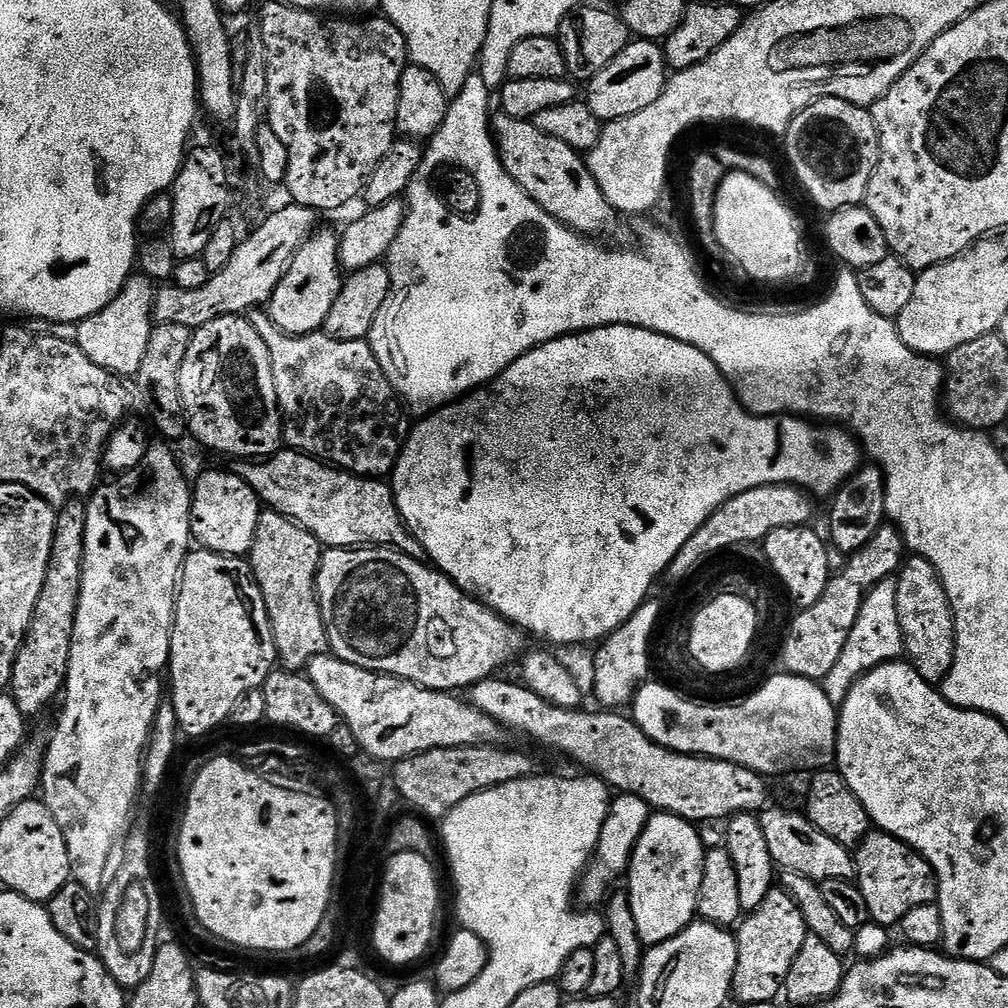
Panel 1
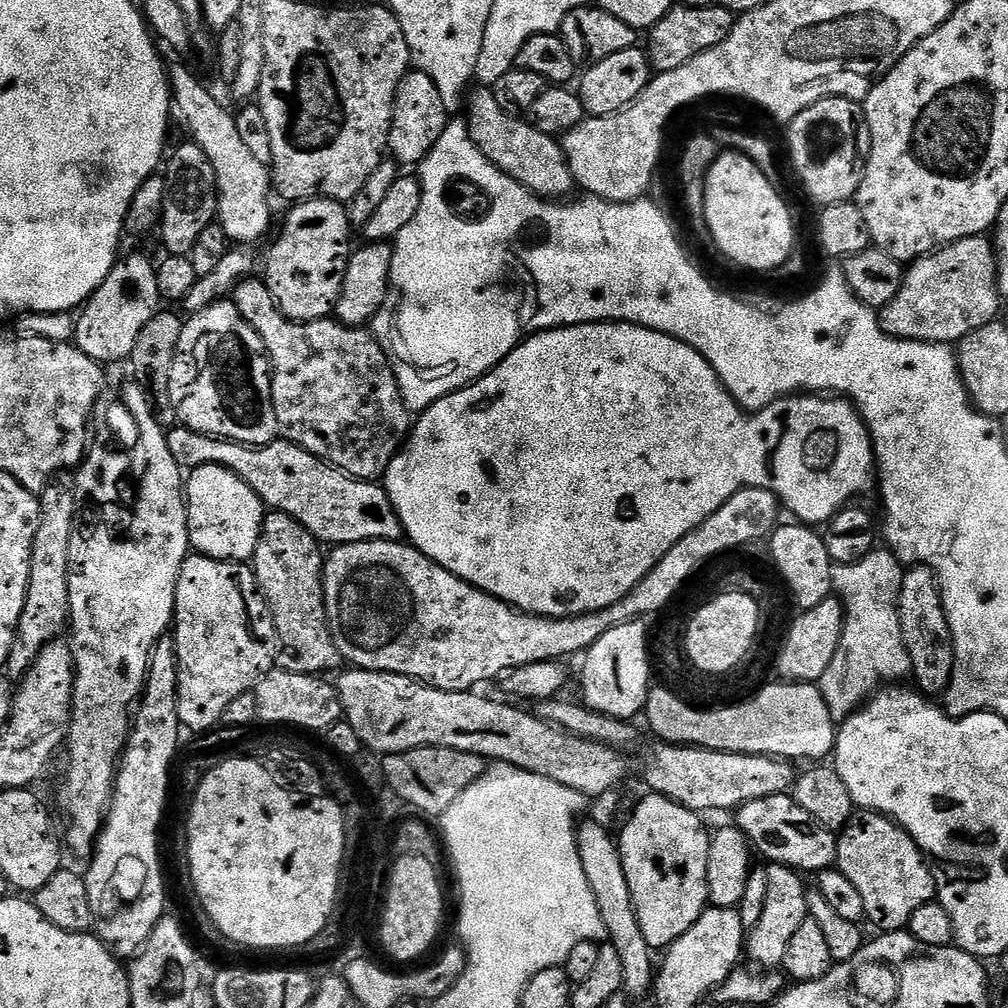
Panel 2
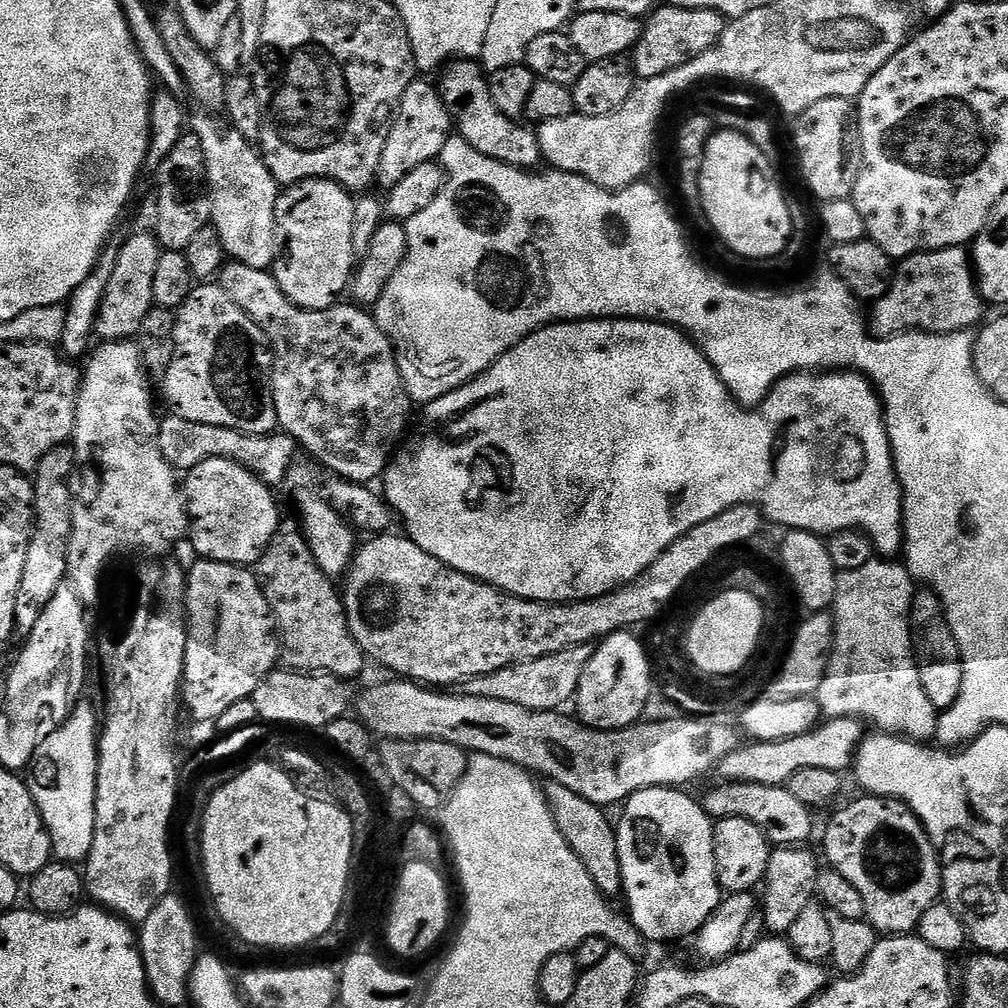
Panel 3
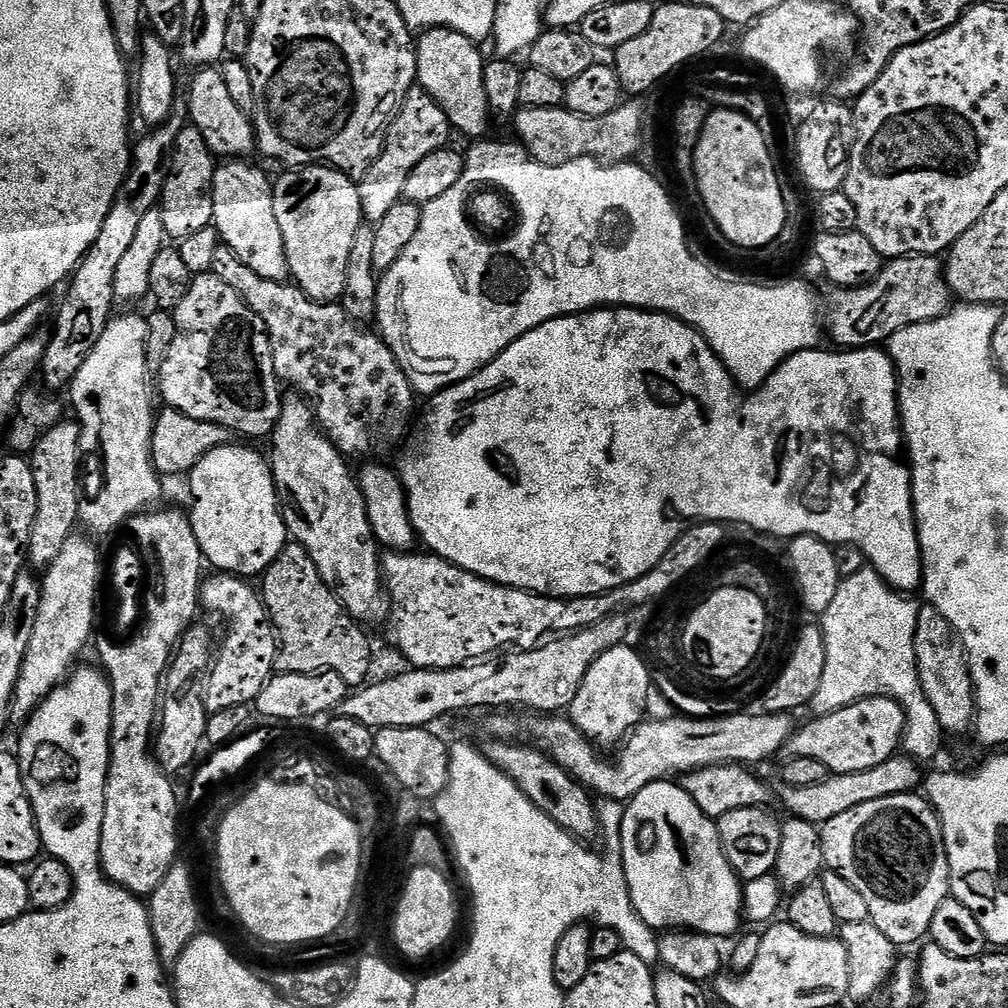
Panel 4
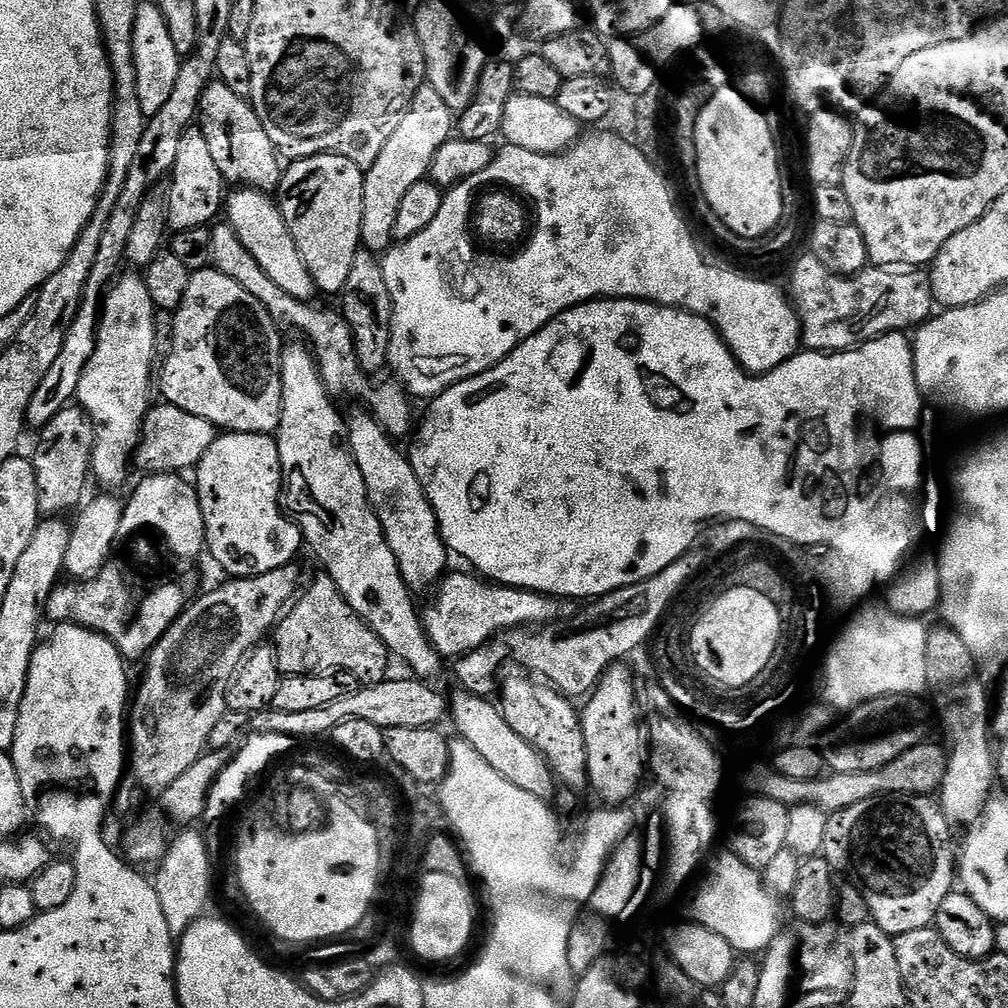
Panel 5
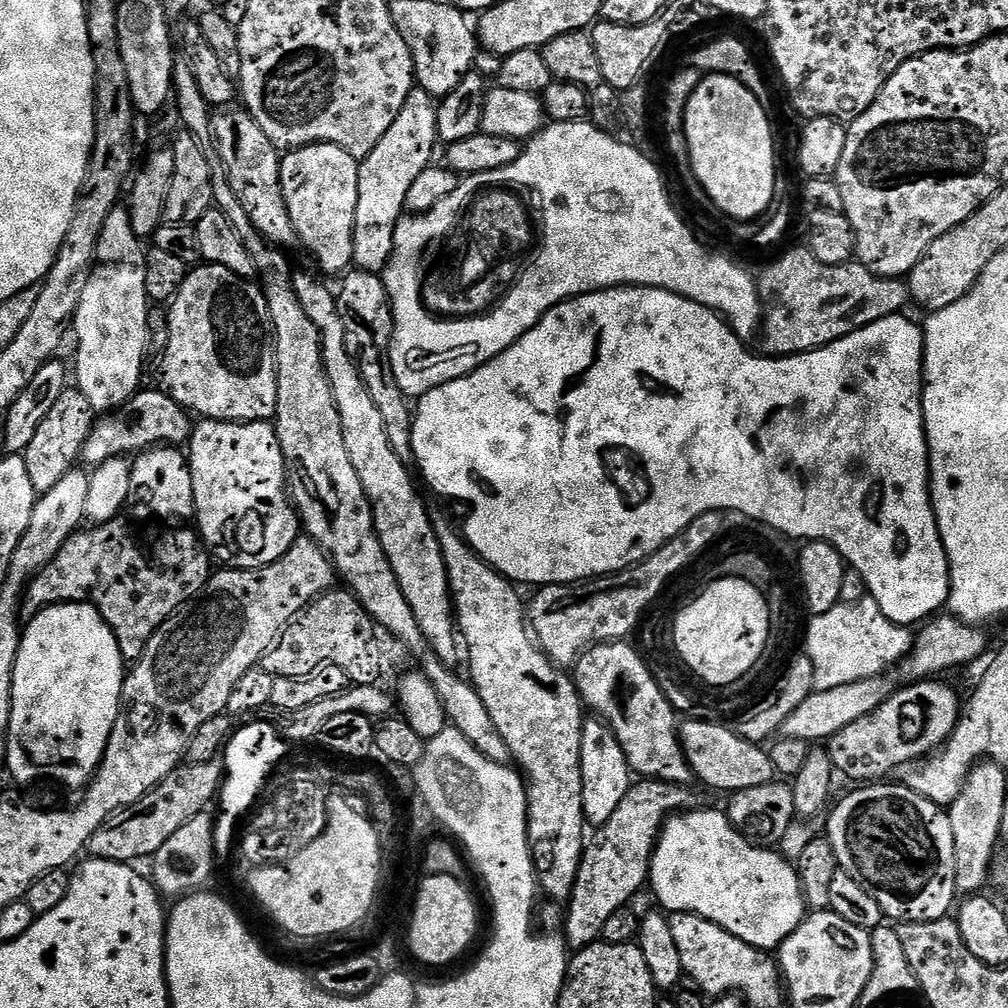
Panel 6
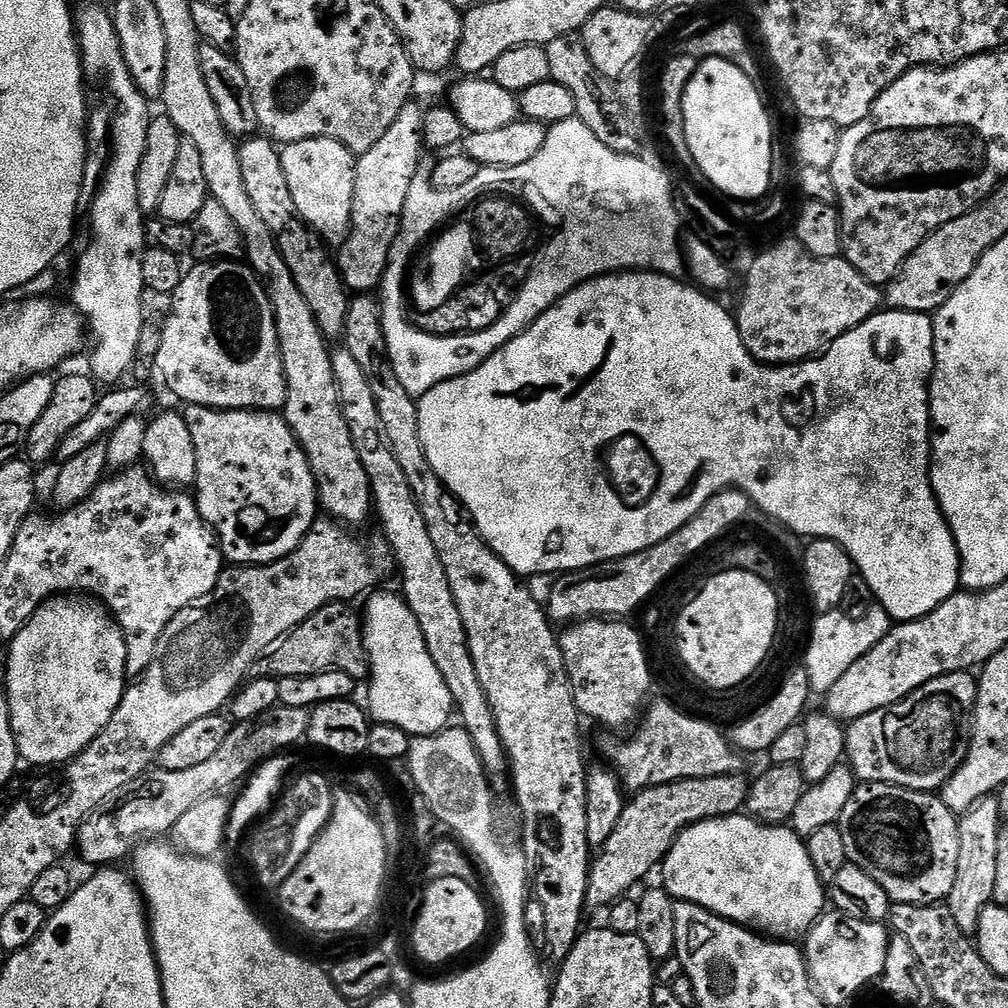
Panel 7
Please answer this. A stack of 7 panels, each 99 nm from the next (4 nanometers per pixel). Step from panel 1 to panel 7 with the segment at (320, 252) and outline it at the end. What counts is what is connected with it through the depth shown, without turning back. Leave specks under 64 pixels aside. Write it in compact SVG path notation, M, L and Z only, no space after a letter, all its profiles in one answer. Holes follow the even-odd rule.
M306 138L302 142L285 144L280 148L282 170L286 170L286 182L294 197L298 214L322 237L329 246L343 246L352 229L352 207L354 206L354 182L356 181L357 157L342 142L334 138Z

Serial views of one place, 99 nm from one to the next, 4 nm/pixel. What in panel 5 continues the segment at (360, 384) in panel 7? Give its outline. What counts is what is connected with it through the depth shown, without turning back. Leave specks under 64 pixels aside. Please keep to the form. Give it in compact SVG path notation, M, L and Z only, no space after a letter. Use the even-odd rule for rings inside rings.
M237 187L226 196L226 222L238 236L242 246L254 256L254 262L262 266L266 278L274 282L290 298L305 302L317 295L318 289L312 275L302 262L302 254L298 254L298 246L294 246L294 238L290 238L290 230L286 230L286 222L282 218L277 201L268 197L269 193L257 188ZM356 410L346 420L346 443L352 453L352 463L358 466L362 482L368 495L384 540L390 546L398 562L398 570L409 589L431 589L445 573L444 563L450 560L450 553L444 547L444 539L436 527L436 515L412 469L411 459L395 448L393 437L389 436L367 411Z

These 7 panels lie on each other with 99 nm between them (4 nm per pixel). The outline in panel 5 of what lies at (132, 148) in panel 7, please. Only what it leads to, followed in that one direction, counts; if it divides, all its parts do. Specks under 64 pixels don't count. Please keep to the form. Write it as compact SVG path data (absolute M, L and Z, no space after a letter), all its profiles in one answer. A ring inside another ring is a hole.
M121 275L107 289L102 300L102 307L96 325L96 348L92 357L86 362L82 376L78 382L75 399L92 422L92 462L90 472L105 484L105 489L116 490L128 476L130 453L135 449L142 431L142 421L150 407L148 400L148 375L153 375L152 351L156 348L156 320L152 317L154 305L146 290L143 279L139 275Z

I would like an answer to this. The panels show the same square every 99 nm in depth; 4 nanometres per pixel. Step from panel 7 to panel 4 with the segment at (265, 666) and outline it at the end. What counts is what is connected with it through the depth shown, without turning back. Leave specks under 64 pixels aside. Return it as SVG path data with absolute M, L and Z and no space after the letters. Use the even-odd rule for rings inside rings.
M285 544L282 554L278 554L262 573L263 580L262 599L278 637L276 668L280 672L333 672L350 686L363 685L369 679L372 644L367 634L356 625L359 623L326 586L322 574L318 574L318 566L314 566L314 558L310 558L302 545Z

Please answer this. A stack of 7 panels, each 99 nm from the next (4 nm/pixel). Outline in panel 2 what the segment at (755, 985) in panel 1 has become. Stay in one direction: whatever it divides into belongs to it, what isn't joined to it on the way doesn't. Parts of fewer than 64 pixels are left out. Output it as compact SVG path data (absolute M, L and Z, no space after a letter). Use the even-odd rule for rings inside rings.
M769 863L766 871L766 906L762 909L762 919L758 926L747 929L746 956L760 967L760 970L776 970L788 957L790 941L794 933L802 927L802 922L810 918L808 903L809 885L804 885L805 877L794 868L782 864Z

